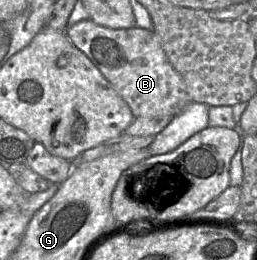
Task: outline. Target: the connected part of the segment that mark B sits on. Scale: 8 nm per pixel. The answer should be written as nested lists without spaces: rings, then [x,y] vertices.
[[[89,18],[81,20],[70,27],[67,25],[66,35],[101,71],[104,77],[128,104],[135,118],[175,117],[188,104],[193,102],[187,92],[183,78],[169,62],[153,30],[139,27],[112,29],[101,26]]]

